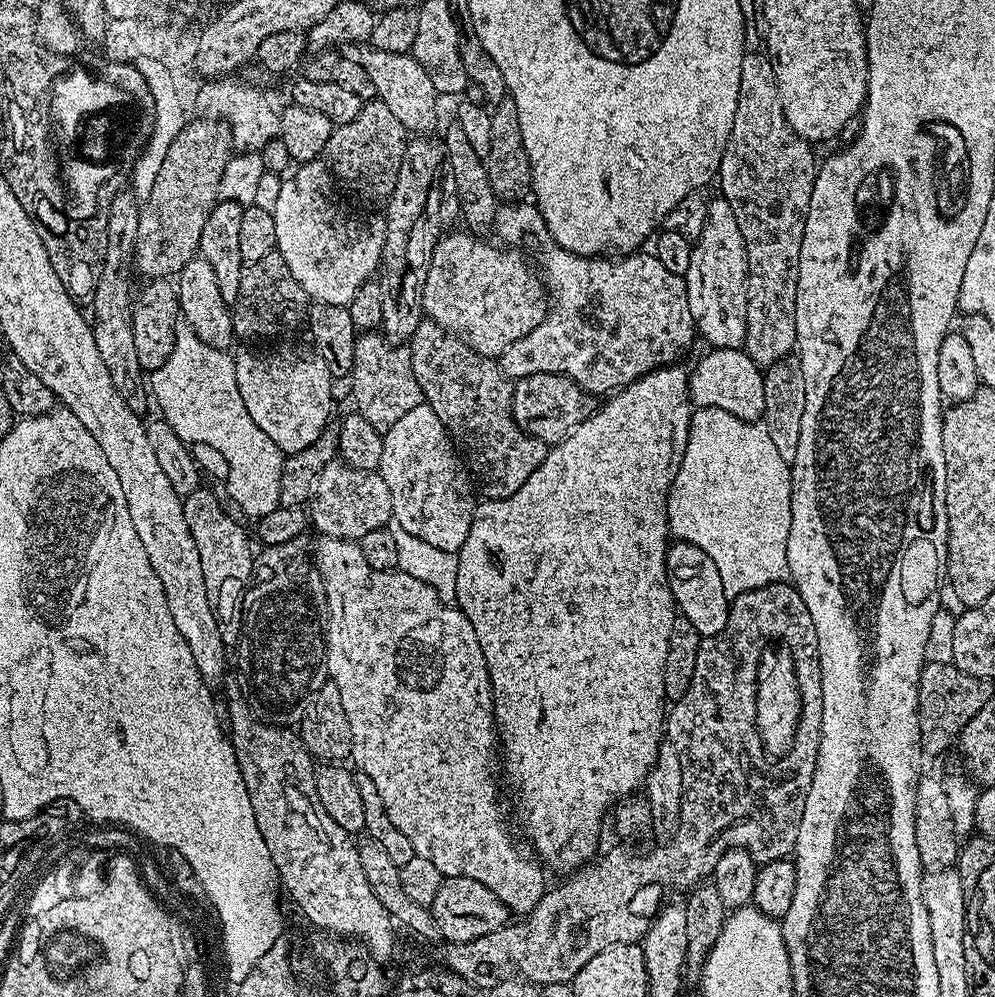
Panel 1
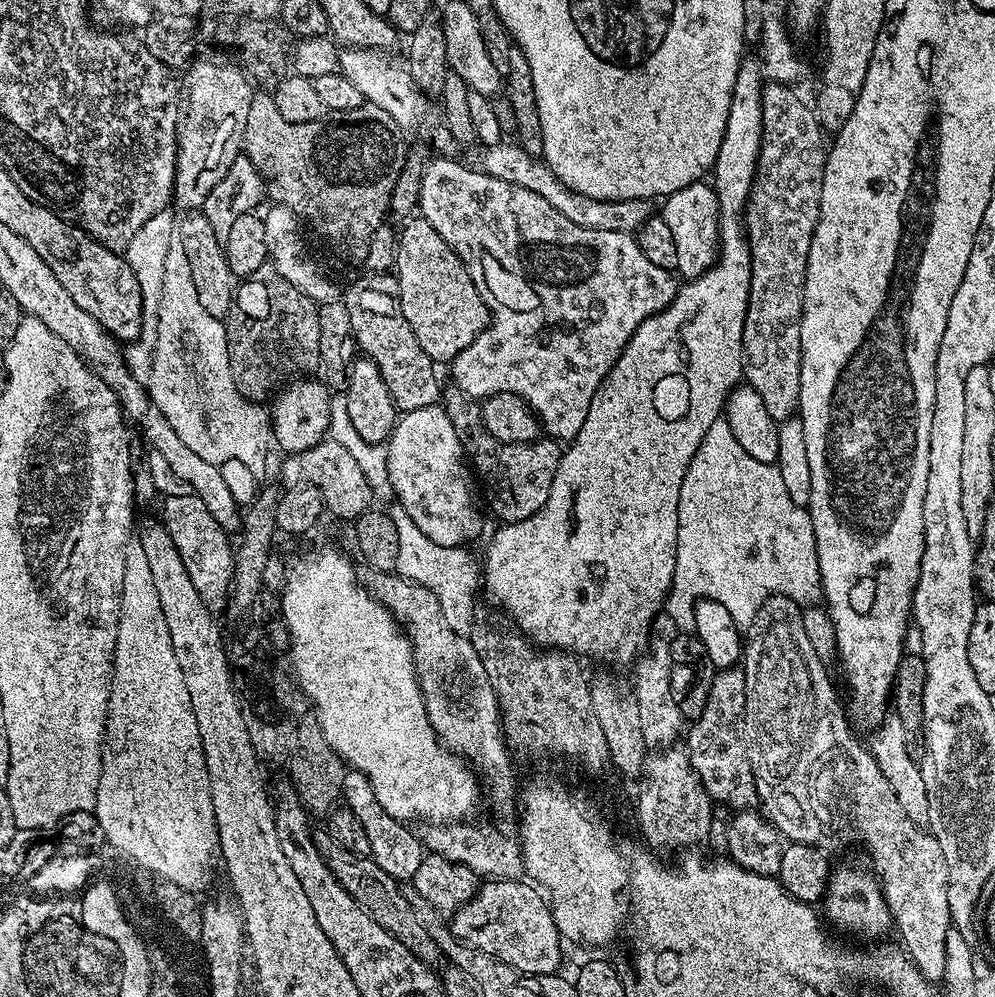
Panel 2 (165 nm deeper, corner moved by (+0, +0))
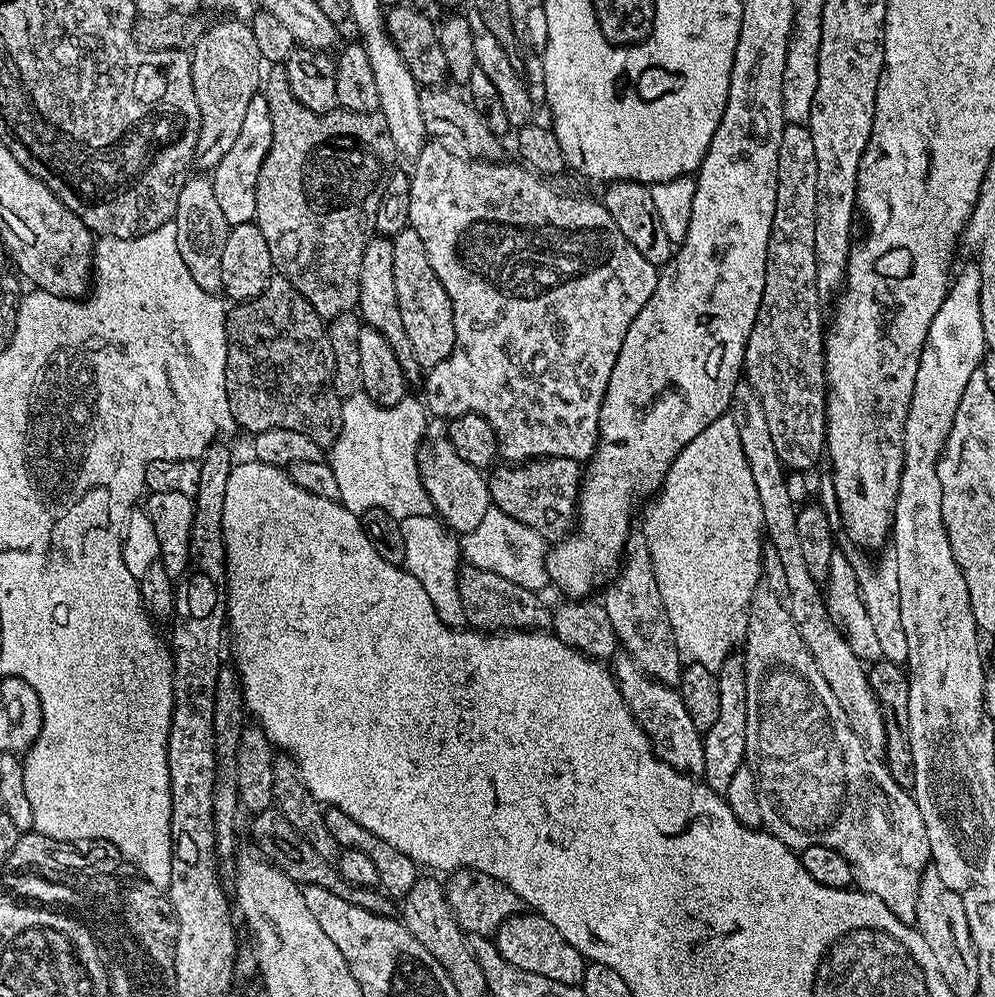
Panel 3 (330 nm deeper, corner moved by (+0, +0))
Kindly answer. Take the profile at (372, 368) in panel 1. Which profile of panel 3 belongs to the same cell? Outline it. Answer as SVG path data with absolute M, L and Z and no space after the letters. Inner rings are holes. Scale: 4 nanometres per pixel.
M372 238L364 247L360 263L358 312L367 327L378 330L378 334L382 334L386 342L390 342L390 350L394 350L398 366L404 371L405 381L409 385L419 385L422 380L422 369L410 346L410 338L406 338L406 330L402 326L402 314L398 310L398 294L394 290L394 250L391 239Z

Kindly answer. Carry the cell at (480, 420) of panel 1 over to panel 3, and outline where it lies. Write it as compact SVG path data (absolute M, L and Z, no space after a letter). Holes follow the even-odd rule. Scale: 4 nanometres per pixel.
M550 457L529 460L523 466L502 467L493 467L492 476L487 477L489 498L495 507L530 526L546 542L559 542L573 531L582 483L582 468L577 461Z

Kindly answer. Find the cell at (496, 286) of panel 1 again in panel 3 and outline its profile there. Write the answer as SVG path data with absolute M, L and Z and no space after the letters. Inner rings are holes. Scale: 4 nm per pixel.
M411 226L403 228L400 233L391 237L391 242L394 250L394 290L398 294L402 326L406 330L406 338L410 338L410 346L421 369L427 370L445 360L454 344L450 298L426 258L422 238L418 238Z

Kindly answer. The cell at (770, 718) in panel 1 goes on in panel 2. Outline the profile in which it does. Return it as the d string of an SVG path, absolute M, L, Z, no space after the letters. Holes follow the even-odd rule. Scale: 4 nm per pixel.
M771 596L762 602L754 622L746 630L746 643L742 648L746 682L744 739L763 815L772 821L785 841L794 844L824 846L828 836L840 844L864 844L872 854L871 867L879 877L895 931L900 931L899 943L912 960L912 965L926 979L943 981L946 934L953 931L954 925L950 918L948 871L942 846L938 846L931 832L906 818L906 810L902 810L890 782L886 782L882 770L878 770L878 762L874 762L863 743L856 741L848 726L850 720L846 708L844 714L844 708L836 697L836 688L824 669L827 668L825 661L814 654L814 646L810 646L810 638L806 638L803 617L801 605L785 596Z

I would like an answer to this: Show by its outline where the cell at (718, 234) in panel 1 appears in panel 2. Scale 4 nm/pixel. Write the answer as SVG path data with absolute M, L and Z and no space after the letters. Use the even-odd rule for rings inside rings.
M697 182L670 194L663 201L663 204L662 215L666 226L670 226L670 234L674 234L674 247L678 253L676 272L679 275L684 275L685 281L694 280L716 263L720 251L720 207L715 187L708 182Z

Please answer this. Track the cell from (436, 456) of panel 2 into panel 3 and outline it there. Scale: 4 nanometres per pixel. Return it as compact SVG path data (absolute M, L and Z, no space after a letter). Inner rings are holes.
M440 436L440 438L429 440L423 441L418 449L417 462L420 477L431 499L435 513L453 533L463 536L469 533L470 530L474 530L482 522L486 510L492 507L489 498L488 481L478 468L470 466L465 459L458 458L453 444L447 440L447 437Z

